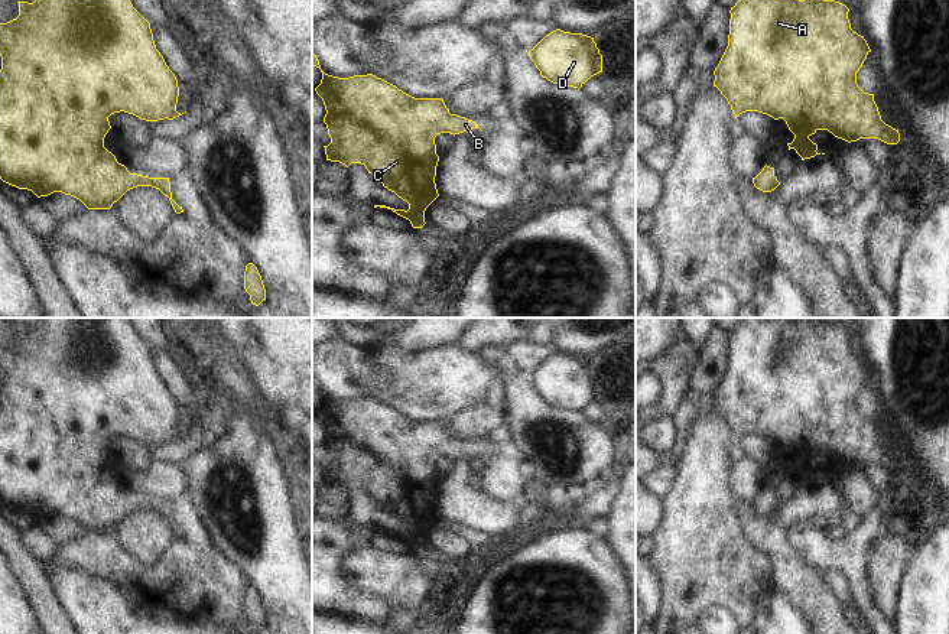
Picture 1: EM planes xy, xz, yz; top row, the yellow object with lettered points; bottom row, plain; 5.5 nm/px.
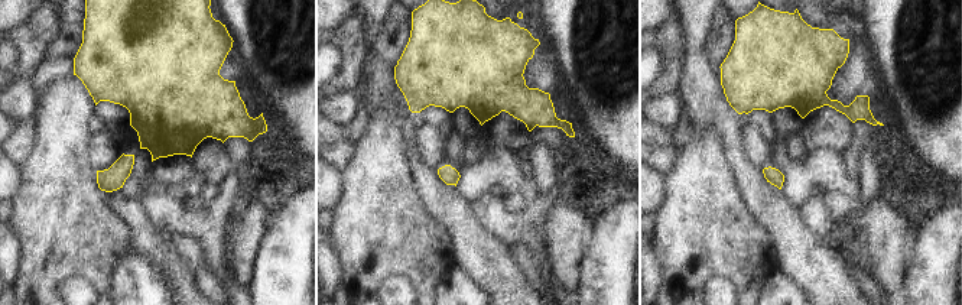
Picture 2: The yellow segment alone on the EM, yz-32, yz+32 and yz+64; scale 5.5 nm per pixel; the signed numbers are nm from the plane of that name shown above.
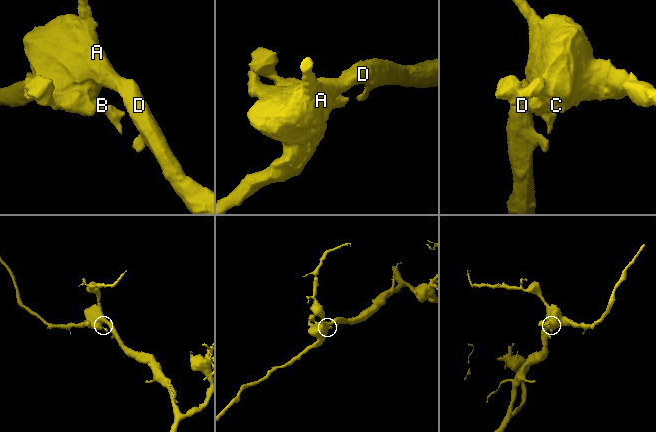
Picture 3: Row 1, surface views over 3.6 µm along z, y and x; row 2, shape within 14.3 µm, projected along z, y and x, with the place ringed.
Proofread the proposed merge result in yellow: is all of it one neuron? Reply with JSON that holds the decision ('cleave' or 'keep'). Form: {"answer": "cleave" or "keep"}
{"answer": "keep"}

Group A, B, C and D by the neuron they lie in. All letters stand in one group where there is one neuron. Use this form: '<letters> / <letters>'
A B C D

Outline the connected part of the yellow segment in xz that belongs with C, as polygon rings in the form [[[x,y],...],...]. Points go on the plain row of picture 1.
[[[322,393],[321,396],[322,403],[315,414],[322,422],[326,433],[324,446],[331,461],[331,466],[324,469],[326,484],[339,485],[347,491],[351,487],[364,488],[368,497],[374,498],[384,511],[409,527],[407,534],[386,529],[374,529],[374,531],[391,533],[397,539],[409,543],[413,552],[422,552],[426,547],[426,531],[439,520],[435,507],[436,490],[439,485],[435,461],[441,456],[451,456],[454,459],[464,455],[469,456],[472,452],[480,452],[478,448],[465,440],[451,438],[442,422],[415,422],[373,397],[338,401],[325,397]]]

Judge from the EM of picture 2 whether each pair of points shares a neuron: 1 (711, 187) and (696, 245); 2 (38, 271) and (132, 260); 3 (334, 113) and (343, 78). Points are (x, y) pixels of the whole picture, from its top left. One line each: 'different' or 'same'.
1: same
2: different
3: different

